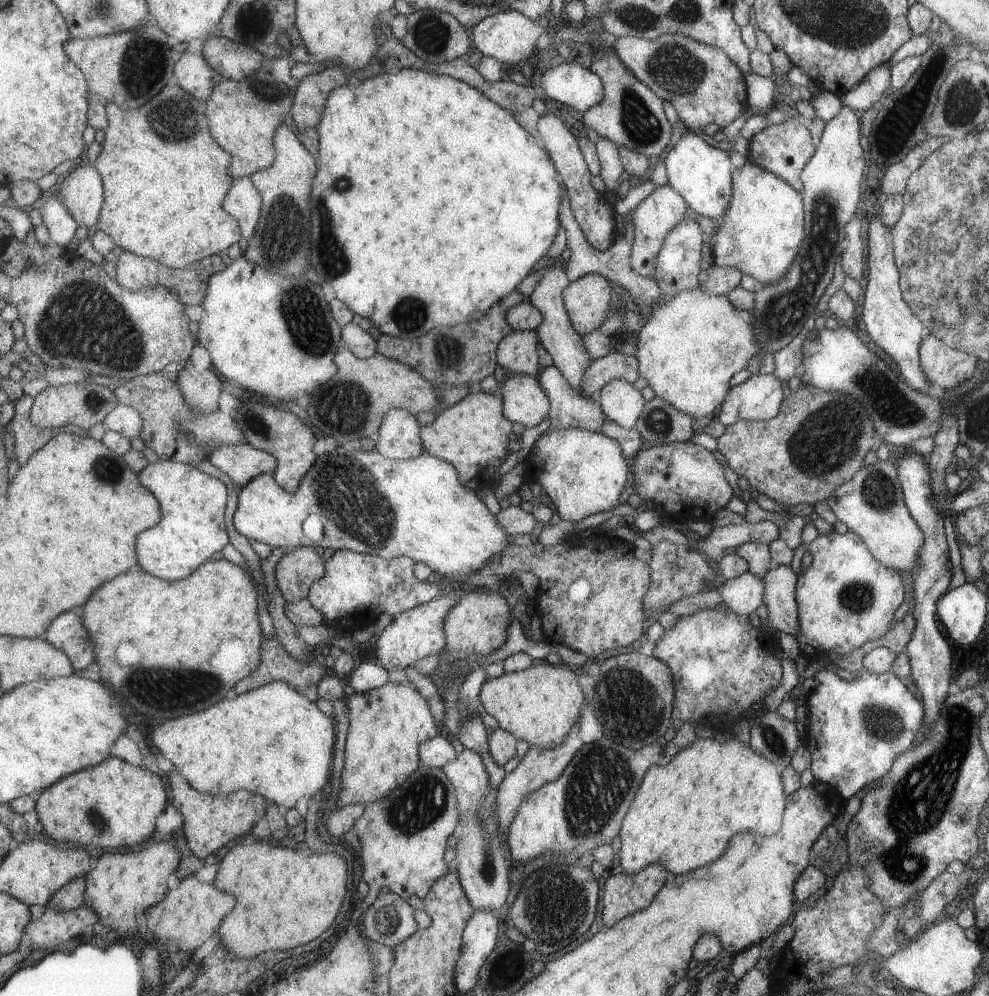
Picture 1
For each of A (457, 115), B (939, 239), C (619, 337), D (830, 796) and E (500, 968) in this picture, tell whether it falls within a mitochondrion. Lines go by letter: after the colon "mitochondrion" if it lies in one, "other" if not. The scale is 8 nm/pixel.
A: other
B: mitochondrion
C: other
D: other
E: other

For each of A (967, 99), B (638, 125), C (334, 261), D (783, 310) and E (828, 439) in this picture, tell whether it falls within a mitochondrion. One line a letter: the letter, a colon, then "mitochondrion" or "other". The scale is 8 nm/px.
A: mitochondrion
B: mitochondrion
C: mitochondrion
D: mitochondrion
E: mitochondrion

